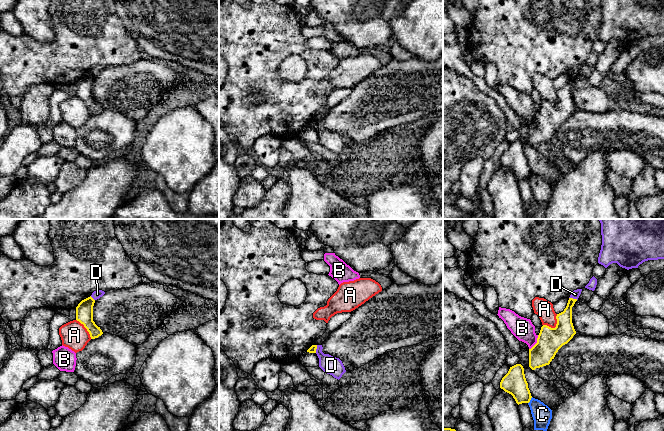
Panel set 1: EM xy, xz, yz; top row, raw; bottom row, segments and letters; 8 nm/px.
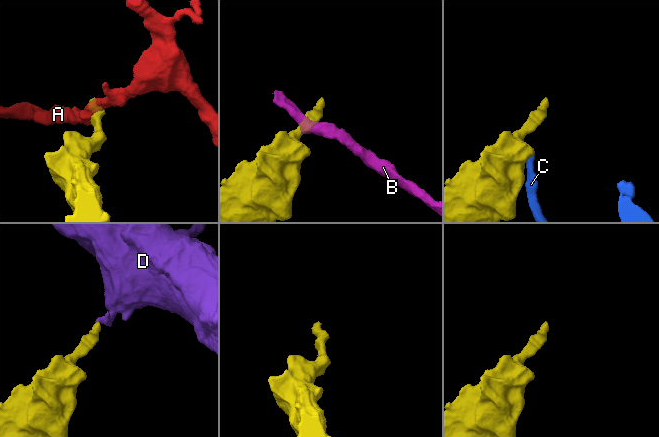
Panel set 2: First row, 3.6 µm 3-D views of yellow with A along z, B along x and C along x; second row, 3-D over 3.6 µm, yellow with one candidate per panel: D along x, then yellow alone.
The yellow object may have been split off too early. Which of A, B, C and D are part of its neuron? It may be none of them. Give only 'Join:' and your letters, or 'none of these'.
Join: none of these

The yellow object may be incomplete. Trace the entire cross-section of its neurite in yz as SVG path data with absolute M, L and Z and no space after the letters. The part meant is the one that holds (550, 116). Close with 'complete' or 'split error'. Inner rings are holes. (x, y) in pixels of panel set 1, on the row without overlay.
M569 74L563 88L557 90L555 104L541 103L537 119L529 125L529 143L532 146L549 141L558 126L576 110L572 99L572 83L577 75Z | complete

